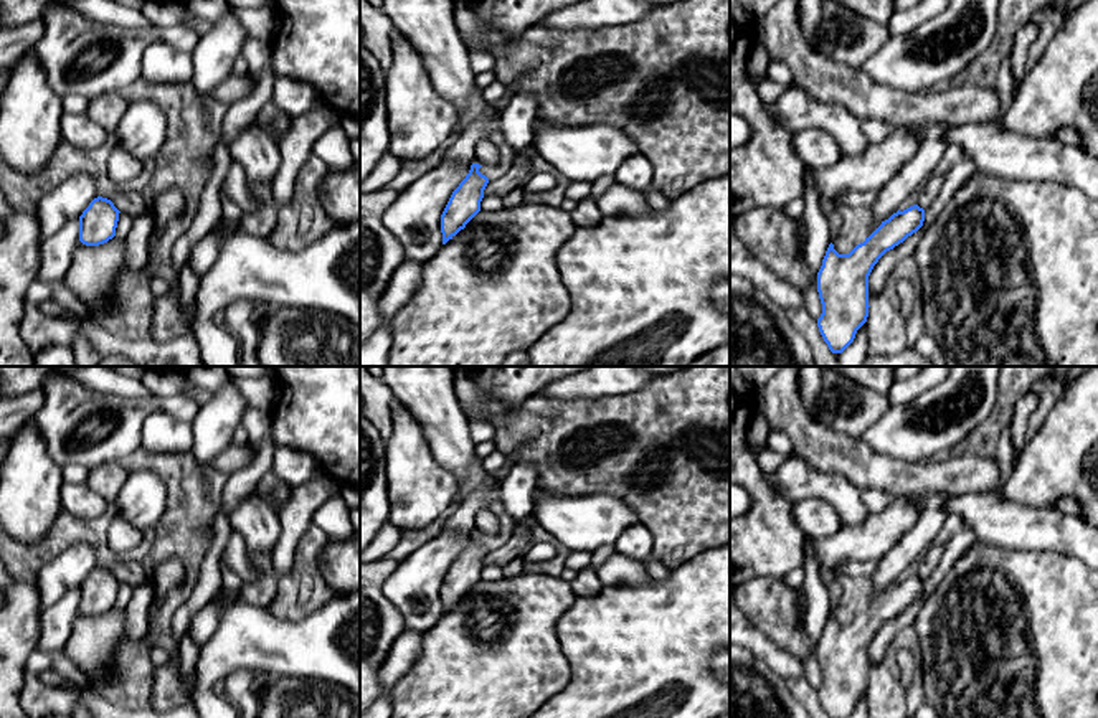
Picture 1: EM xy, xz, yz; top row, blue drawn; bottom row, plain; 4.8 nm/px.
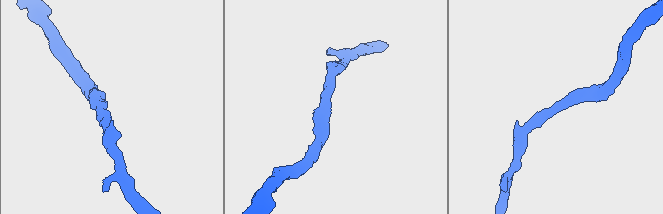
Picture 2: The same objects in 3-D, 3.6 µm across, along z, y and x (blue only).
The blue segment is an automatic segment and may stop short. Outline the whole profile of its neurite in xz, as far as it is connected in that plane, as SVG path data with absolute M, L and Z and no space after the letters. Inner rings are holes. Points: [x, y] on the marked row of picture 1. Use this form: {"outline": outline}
{"outline": "M472 163L466 178L452 191L443 215L443 244L452 239L480 211L480 201L489 178L479 172L482 165Z"}

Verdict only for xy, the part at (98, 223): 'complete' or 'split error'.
complete

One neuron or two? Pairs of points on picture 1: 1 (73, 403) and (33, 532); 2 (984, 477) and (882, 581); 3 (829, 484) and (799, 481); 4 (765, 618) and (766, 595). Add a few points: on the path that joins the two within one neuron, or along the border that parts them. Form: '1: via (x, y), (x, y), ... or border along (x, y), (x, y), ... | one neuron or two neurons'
1: border along (37, 428), (48, 456), (60, 467) | two neurons
2: border along (950, 495), (930, 494), (922, 502) | two neurons
3: via (823, 484), (806, 482) | one neuron
4: via (766, 613), (766, 599) | one neuron

